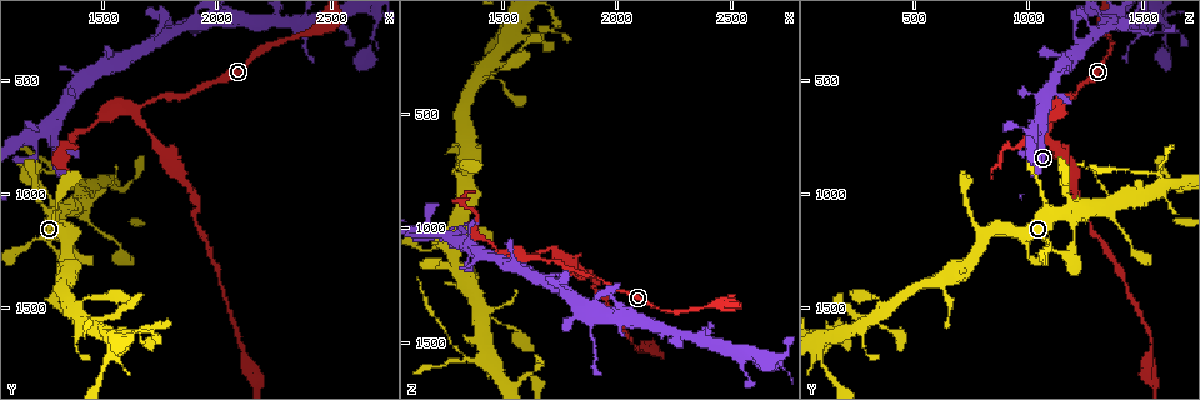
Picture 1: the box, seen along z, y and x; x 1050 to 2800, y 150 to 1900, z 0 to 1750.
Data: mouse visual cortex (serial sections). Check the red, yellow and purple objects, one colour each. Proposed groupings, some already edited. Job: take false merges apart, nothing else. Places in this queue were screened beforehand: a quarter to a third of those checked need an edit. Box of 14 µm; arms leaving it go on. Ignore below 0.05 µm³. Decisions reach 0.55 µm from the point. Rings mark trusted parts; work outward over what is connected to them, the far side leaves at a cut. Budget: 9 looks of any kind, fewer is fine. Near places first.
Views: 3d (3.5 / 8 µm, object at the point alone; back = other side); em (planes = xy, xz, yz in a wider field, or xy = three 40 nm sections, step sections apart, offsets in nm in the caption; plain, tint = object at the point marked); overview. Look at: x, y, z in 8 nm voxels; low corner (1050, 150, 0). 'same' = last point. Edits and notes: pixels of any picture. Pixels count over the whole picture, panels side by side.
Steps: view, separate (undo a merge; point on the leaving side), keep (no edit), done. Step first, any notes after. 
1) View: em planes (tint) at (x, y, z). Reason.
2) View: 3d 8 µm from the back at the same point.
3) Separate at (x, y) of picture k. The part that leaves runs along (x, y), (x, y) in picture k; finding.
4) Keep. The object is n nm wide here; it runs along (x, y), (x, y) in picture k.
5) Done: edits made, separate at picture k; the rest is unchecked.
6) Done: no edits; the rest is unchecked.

View: 3d 3.5 µm at (1880, 290, 1440). Sudden change in width.

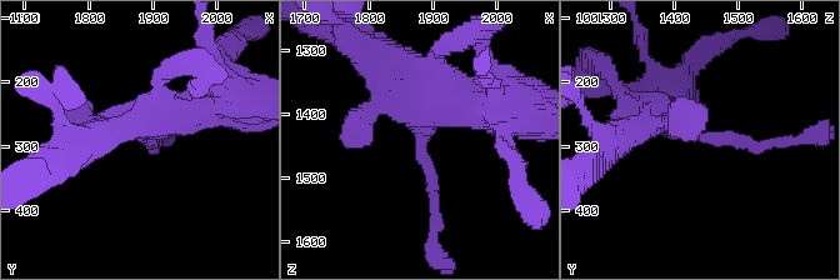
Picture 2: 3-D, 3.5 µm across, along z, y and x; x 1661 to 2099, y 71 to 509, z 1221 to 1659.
View: em xy step 1 (tint) at (1875, 285, 1450).

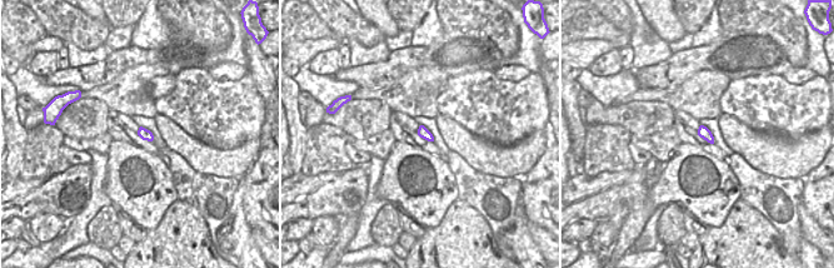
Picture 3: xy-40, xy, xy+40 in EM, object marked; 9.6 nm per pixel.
Keep. It runs along (640, 118), (755, 148), (778, 140) in picture 2; all the same cell.

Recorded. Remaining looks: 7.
View: 3d 8 µm at (1650, 620, 1130). Sharp bend.

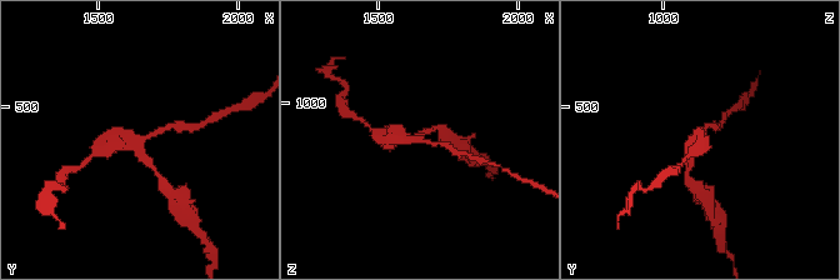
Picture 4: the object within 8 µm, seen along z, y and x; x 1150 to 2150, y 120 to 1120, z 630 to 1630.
View: 3d 3.5 µm from the back at (1660, 620, 1130).

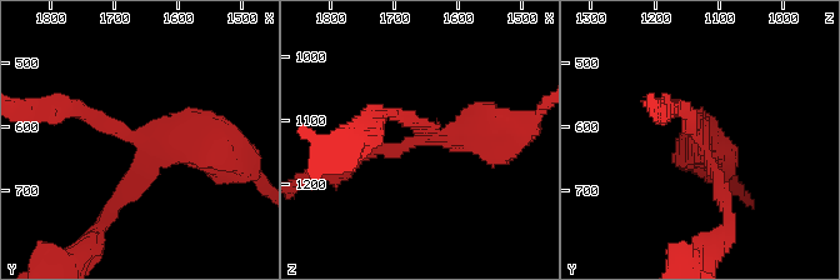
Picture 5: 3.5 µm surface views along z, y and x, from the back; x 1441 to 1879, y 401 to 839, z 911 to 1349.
View: em xy step 5 (tint) at (1660, 620, 1130). Shape alone is not enough.

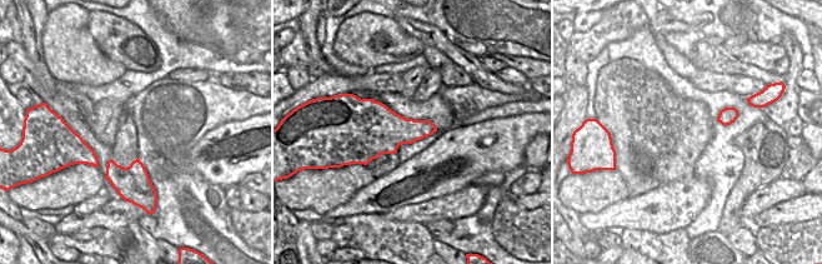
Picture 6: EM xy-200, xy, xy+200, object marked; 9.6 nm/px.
Separate at (725, 193) of picture 5. The object is 380 nm wide here; the part that leaves runs along (708, 159), (726, 225), (704, 255) in picture 5; a second cell is stuck on.

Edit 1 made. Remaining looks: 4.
View: overview.

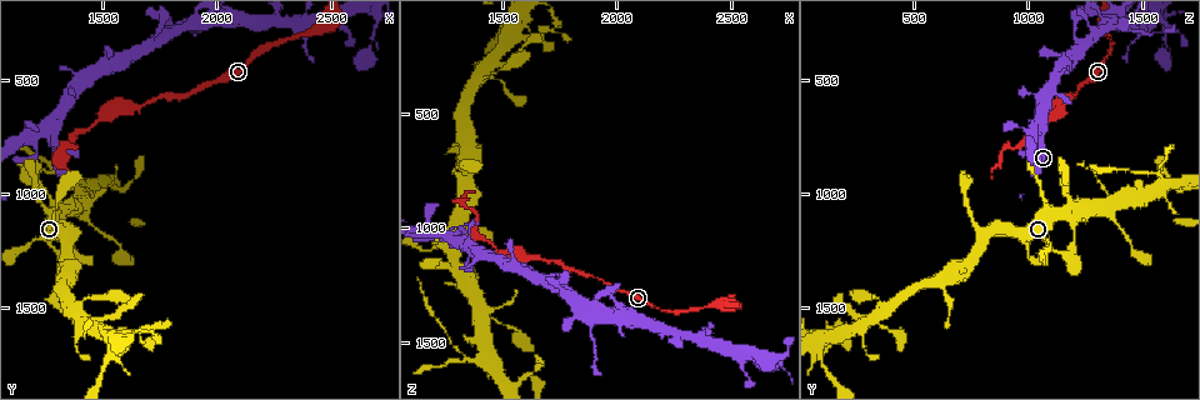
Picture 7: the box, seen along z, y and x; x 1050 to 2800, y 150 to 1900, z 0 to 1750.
View: 3d 8 µm at (1230, 1040, 1080). Sudden change in width.

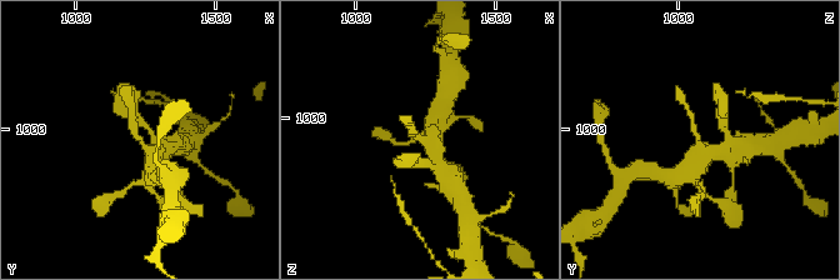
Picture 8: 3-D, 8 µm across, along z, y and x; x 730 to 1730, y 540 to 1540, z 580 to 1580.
View: 3d 3.5 µm at (1230, 1040, 1080). Closer look.

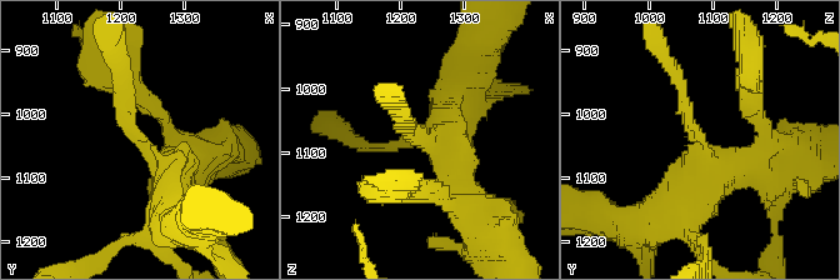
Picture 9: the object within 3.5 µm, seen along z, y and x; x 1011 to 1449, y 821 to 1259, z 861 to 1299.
Keep. It runs along (169, 213), (169, 179), (130, 129), (123, 71) in picture 9; one cell here.

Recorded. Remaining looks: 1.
Done: edits made, separate at picture 5; the rest is unchecked.

